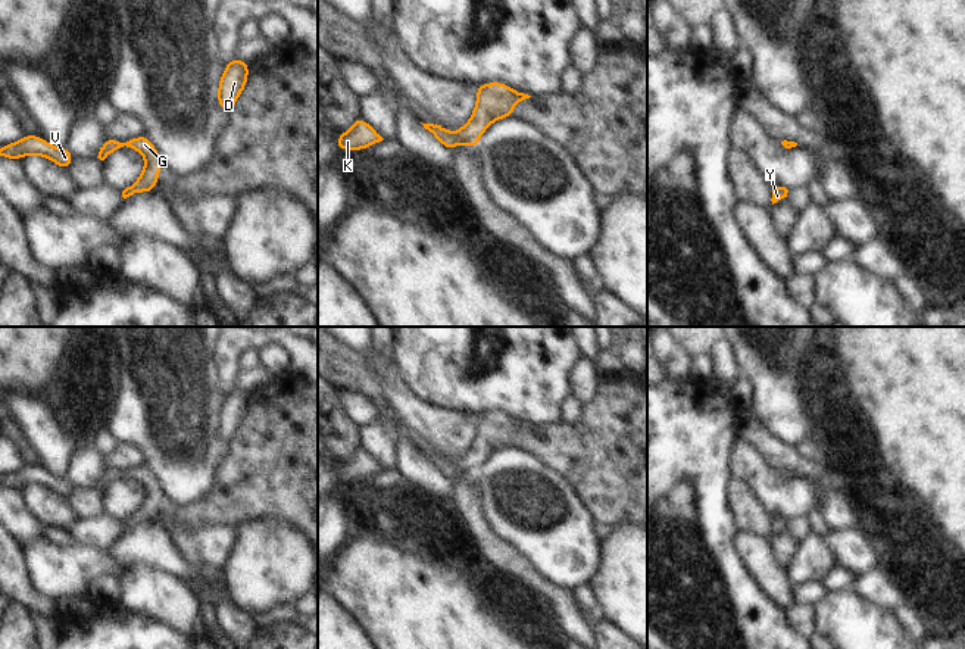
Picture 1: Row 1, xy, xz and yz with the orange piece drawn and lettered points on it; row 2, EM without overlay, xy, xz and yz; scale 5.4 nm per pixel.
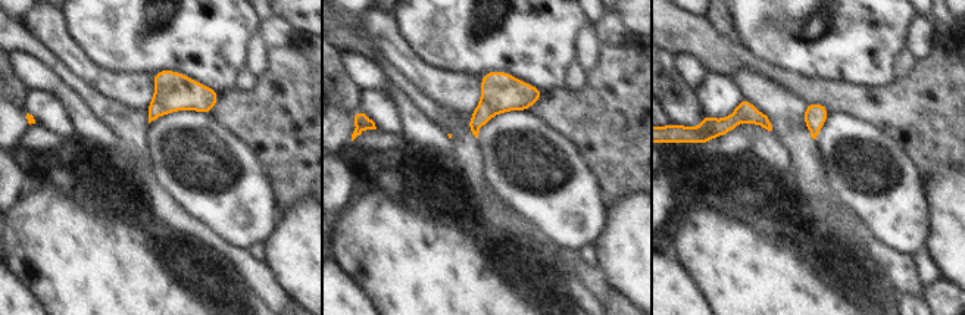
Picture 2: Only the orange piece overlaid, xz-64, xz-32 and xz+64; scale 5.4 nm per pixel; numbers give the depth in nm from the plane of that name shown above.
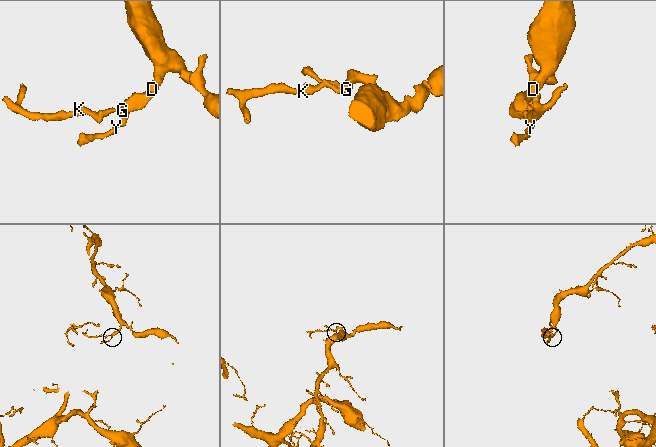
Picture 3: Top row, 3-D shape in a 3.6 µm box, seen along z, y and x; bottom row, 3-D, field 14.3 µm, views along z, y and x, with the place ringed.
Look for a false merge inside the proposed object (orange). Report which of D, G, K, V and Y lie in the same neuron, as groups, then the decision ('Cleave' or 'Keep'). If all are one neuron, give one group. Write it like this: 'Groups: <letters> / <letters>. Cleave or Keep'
Groups: D G K V Y. Keep.

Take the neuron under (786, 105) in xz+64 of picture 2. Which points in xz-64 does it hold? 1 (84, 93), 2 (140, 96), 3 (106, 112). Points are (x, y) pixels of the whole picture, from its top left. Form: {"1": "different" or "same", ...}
{"1": "different", "2": "same", "3": "different"}

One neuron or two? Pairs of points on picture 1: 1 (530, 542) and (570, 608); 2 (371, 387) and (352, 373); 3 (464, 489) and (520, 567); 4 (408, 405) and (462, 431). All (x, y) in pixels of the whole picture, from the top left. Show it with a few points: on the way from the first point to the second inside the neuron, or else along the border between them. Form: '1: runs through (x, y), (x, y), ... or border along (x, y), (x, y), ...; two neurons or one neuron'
1: border along (530, 561), (531, 567), (542, 577), (571, 592); two neurons
2: runs through (367, 384), (356, 377); one neuron
3: runs through (464, 509), (471, 526), (499, 554); one neuron
4: runs through (421, 417), (449, 431); one neuron

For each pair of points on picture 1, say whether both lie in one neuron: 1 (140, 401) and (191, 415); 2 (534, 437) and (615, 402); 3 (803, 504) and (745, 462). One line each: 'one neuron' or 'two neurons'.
1: one neuron
2: one neuron
3: one neuron

